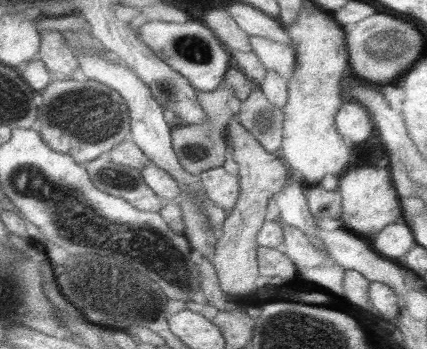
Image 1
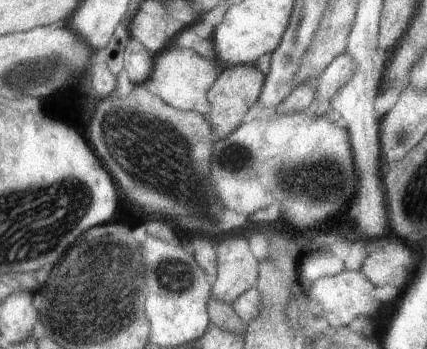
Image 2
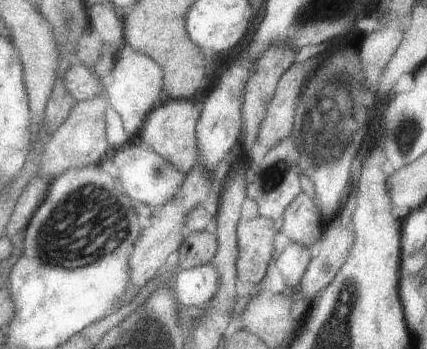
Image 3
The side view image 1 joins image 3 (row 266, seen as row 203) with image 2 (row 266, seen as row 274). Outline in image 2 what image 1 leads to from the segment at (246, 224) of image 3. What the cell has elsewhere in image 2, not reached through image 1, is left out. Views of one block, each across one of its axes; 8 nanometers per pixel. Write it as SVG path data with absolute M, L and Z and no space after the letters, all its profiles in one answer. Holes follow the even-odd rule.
M219 236L219 238L215 238L215 244L217 244L217 280L211 288L211 296L215 296L219 302L231 306L241 294L245 294L249 288L257 286L259 264L247 246L247 240L241 236L233 236L233 238L225 238L225 240L221 240L221 236Z

